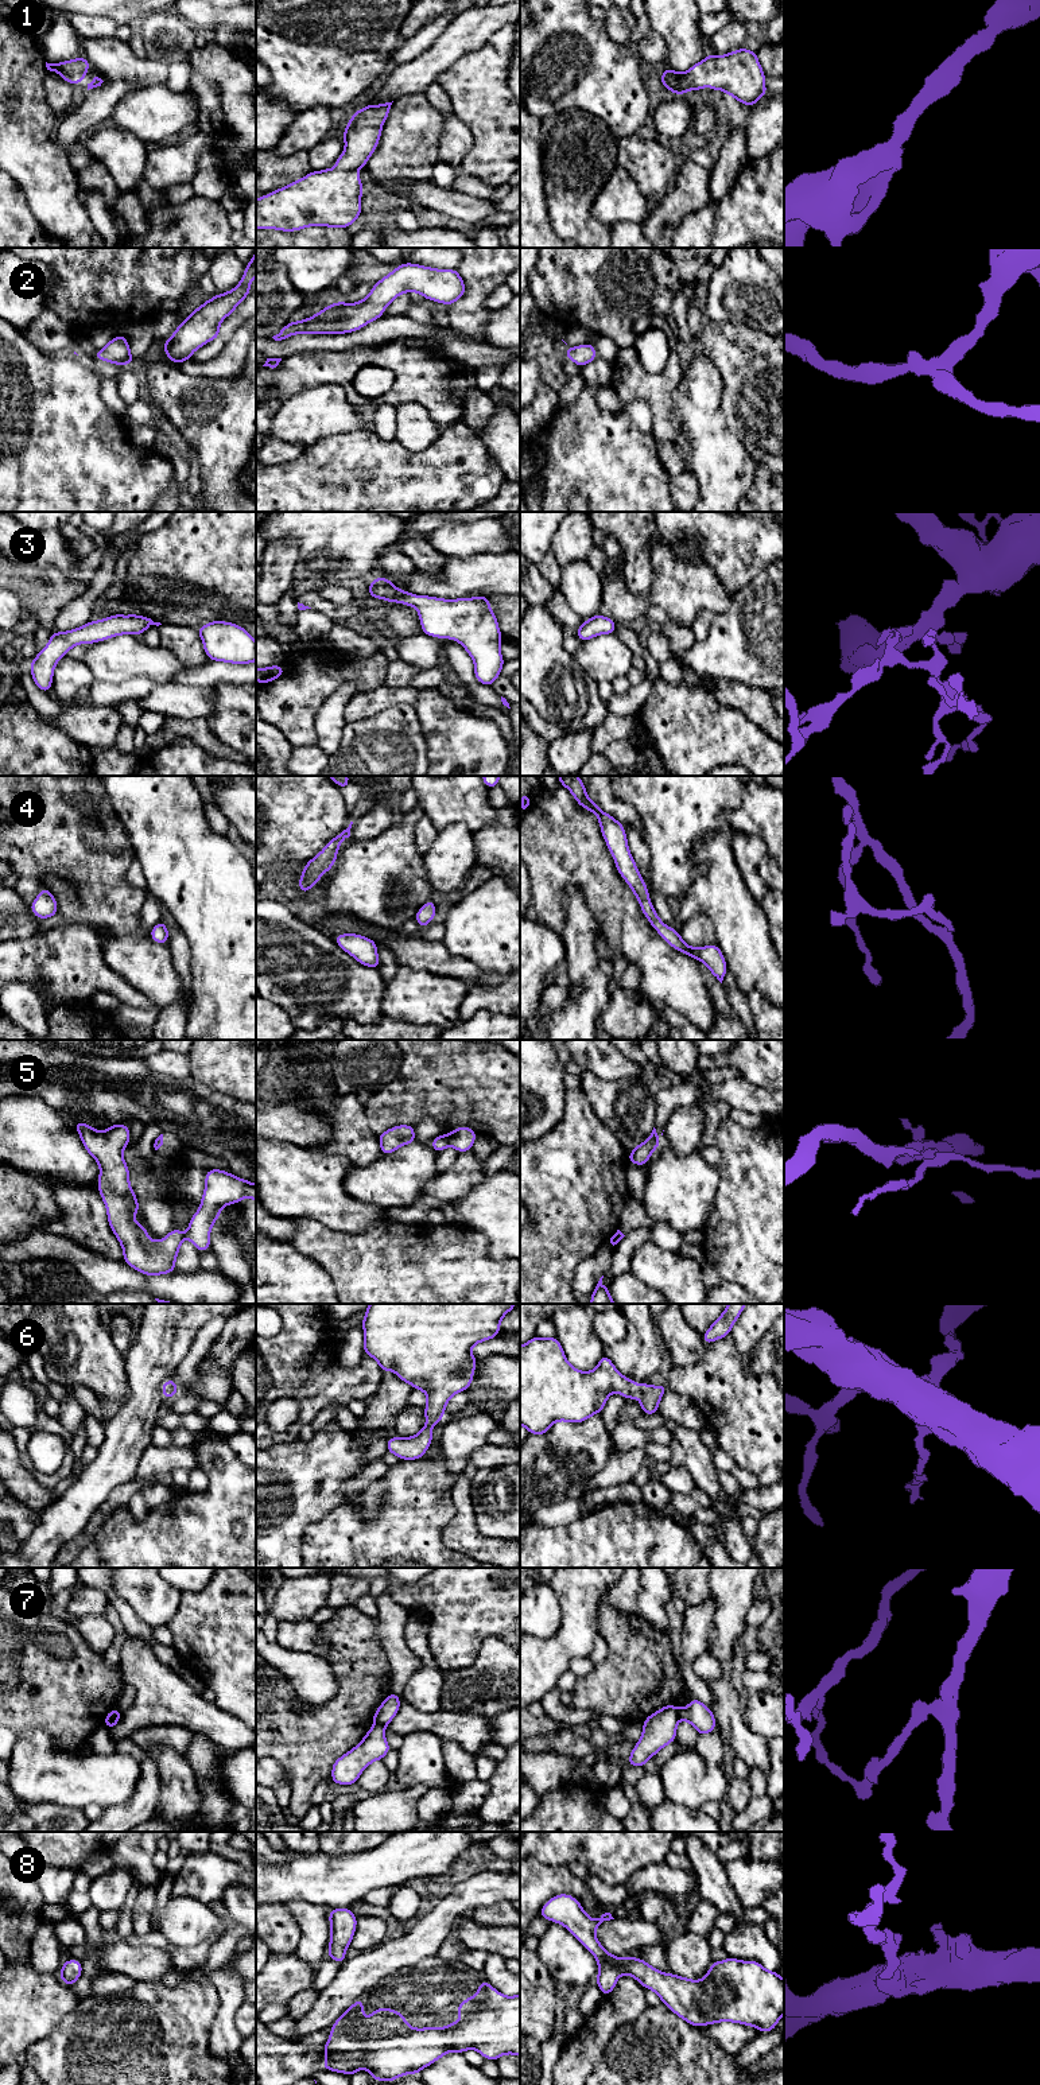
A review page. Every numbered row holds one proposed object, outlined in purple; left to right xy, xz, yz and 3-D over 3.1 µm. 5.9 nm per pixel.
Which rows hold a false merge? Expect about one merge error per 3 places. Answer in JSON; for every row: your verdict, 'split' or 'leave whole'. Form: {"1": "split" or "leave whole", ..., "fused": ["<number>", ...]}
{"1": "leave whole", "2": "leave whole", "3": "leave whole", "4": "leave whole", "5": "split", "6": "leave whole", "7": "split", "8": "leave whole", "fused": ["5", "7"]}

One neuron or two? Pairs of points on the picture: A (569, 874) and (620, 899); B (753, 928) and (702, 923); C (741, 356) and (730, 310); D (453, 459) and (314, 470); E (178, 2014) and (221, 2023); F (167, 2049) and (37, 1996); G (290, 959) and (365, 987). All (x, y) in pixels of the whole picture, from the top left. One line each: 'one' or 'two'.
A: one
B: two
C: two
D: one
E: two
F: two
G: one

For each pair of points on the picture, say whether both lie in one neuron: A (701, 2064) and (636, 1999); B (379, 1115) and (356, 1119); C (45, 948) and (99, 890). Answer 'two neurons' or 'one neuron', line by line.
A: two neurons
B: two neurons
C: two neurons

